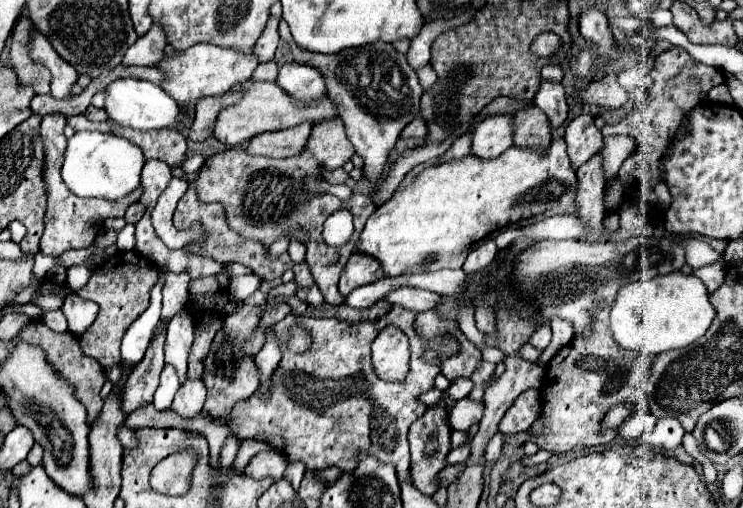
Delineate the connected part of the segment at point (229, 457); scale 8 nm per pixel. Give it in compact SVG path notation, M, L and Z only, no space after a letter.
M228 437L228 441L222 447L222 453L220 453L220 467L222 469L230 467L234 463L236 451L238 451L238 439L236 437Z

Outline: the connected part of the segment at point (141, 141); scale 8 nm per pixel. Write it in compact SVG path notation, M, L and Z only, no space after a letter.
M126 127L112 129L112 135L124 137L132 141L136 147L142 149L147 159L164 156L164 163L168 163L172 169L180 167L186 161L186 137L178 129L161 129L157 131L140 132Z

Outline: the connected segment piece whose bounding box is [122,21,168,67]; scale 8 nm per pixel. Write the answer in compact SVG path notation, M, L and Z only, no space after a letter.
M158 21L152 23L150 31L146 35L142 35L124 55L122 65L124 67L132 67L132 65L146 65L146 67L156 67L162 57L164 57L164 49L168 45L166 39L166 31L162 25L158 25Z

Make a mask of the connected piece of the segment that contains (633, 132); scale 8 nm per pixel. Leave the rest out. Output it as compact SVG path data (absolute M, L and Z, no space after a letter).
M674 47L666 53L660 53L650 71L652 86L648 89L648 99L644 105L636 105L618 125L606 125L602 129L604 135L628 135L638 137L638 143L652 145L670 145L672 137L678 131L678 125L686 119L686 115L698 105L700 93L708 93L712 87L724 83L724 73L718 69L704 65L688 55L682 47Z

